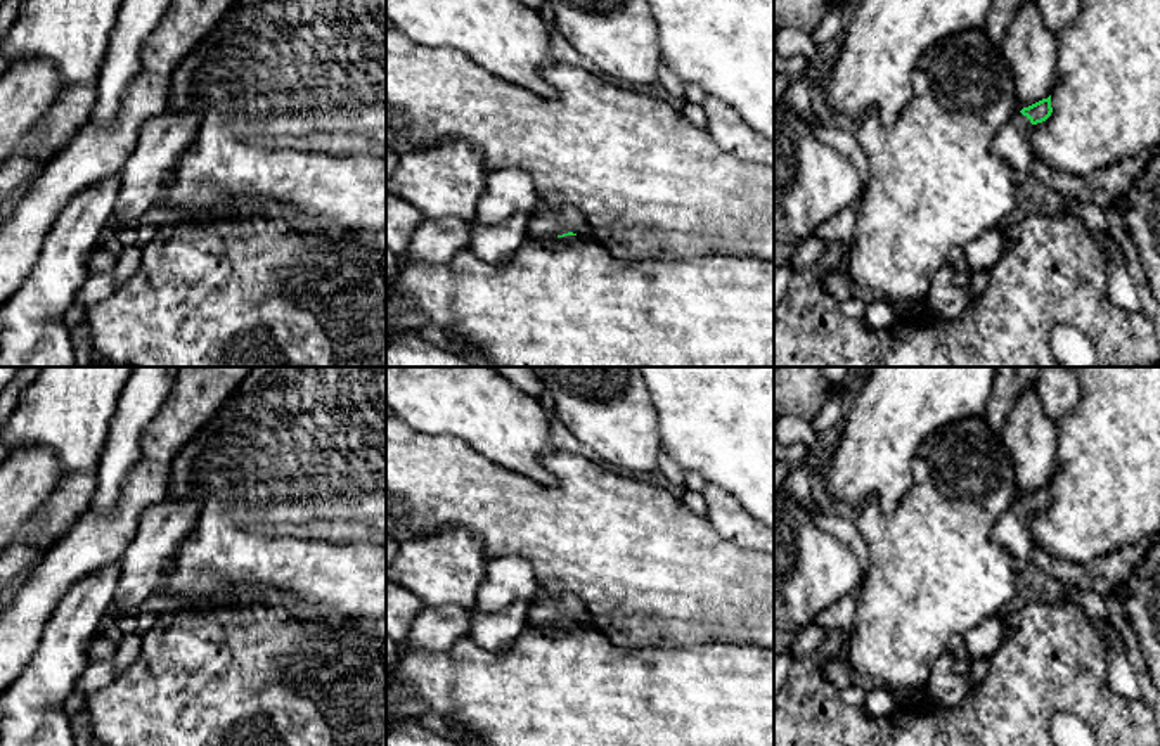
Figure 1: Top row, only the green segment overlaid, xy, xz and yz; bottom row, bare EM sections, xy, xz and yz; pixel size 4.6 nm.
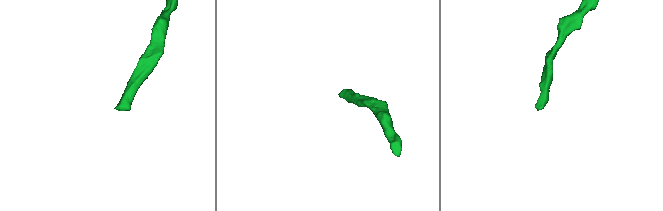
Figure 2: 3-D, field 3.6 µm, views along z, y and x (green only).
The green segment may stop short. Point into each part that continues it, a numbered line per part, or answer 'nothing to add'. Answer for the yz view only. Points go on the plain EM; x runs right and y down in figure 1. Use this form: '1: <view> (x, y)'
1: yz (1013, 530)

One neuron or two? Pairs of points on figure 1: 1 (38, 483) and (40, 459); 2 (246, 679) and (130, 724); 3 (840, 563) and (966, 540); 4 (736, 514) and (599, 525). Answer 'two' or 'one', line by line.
1: one
2: one
3: two
4: two

